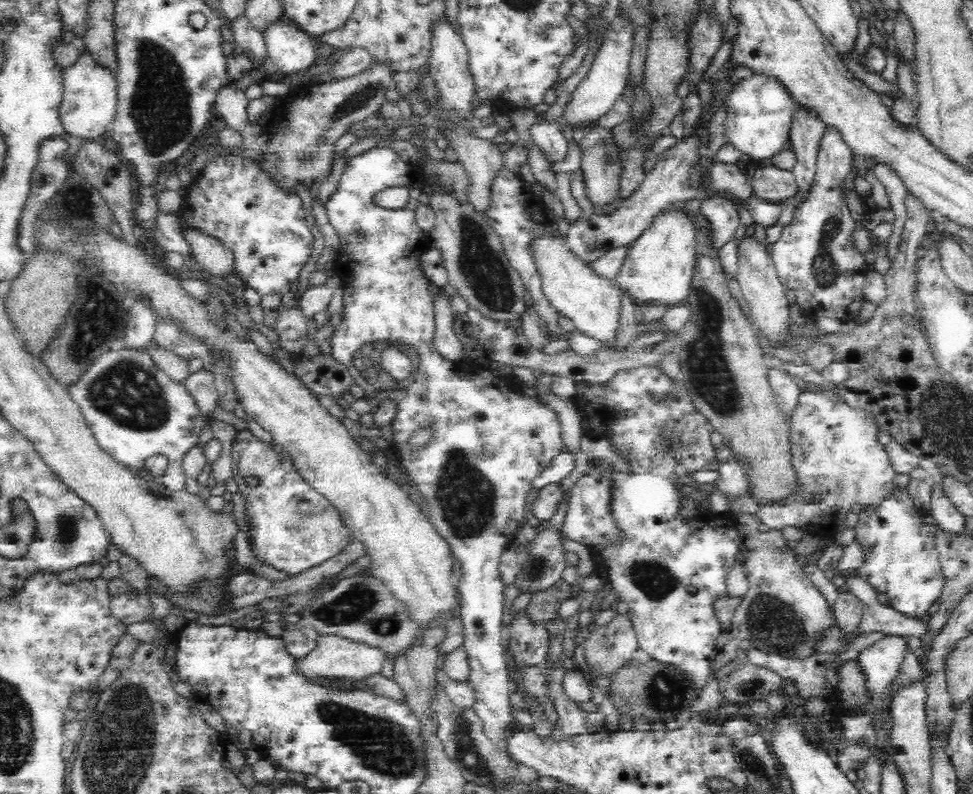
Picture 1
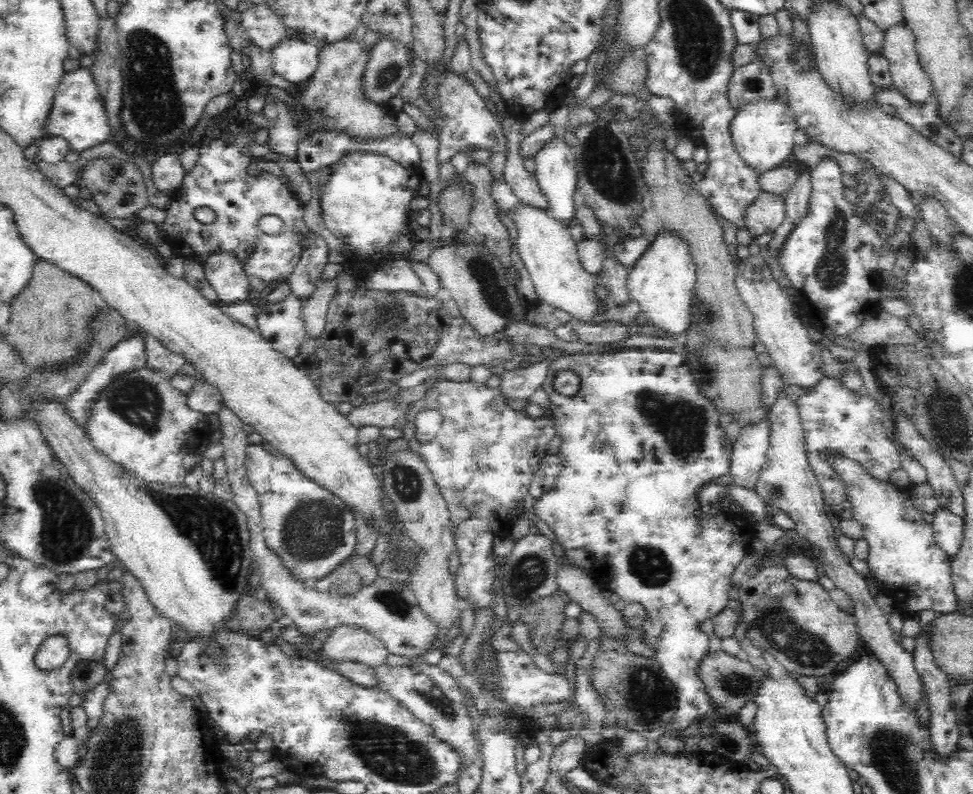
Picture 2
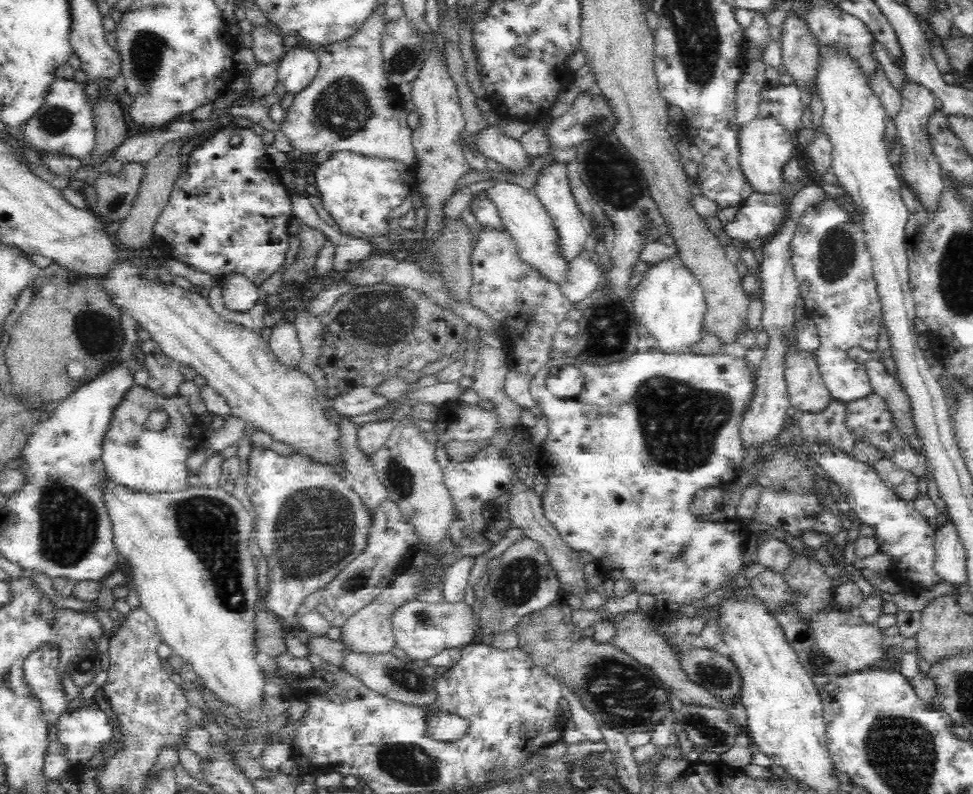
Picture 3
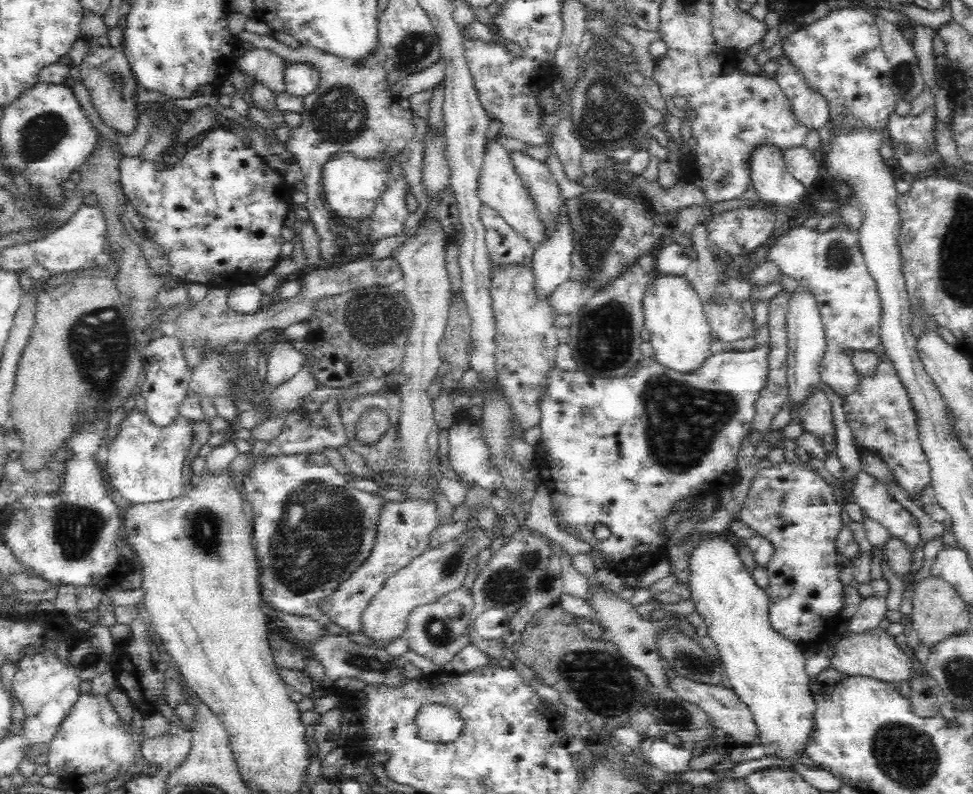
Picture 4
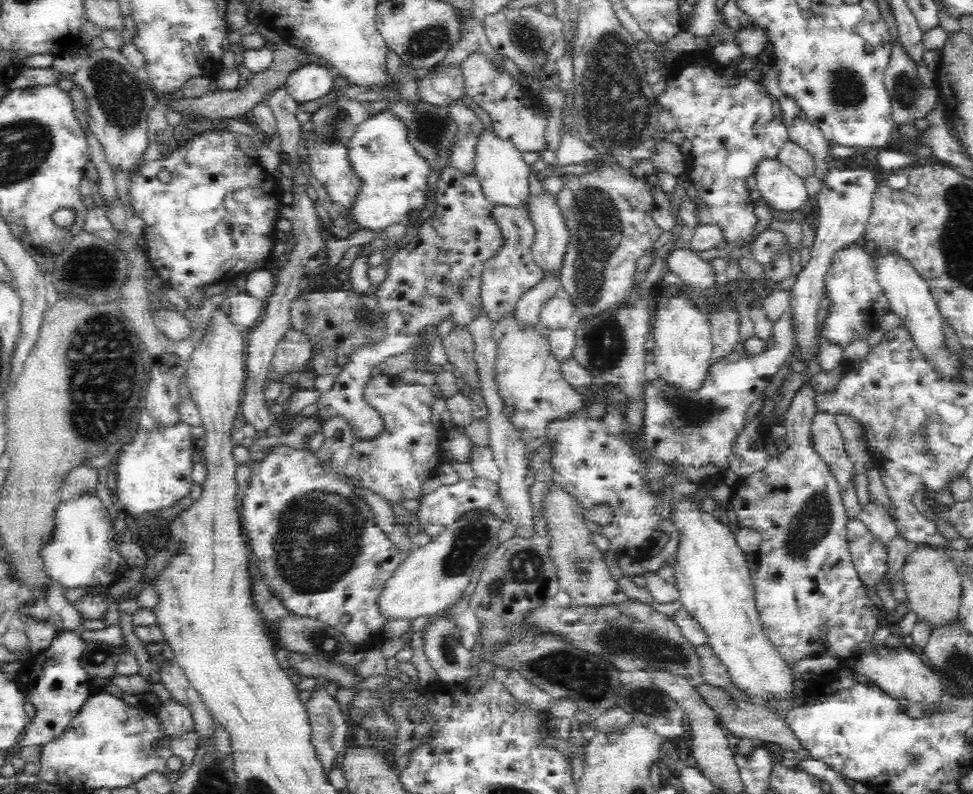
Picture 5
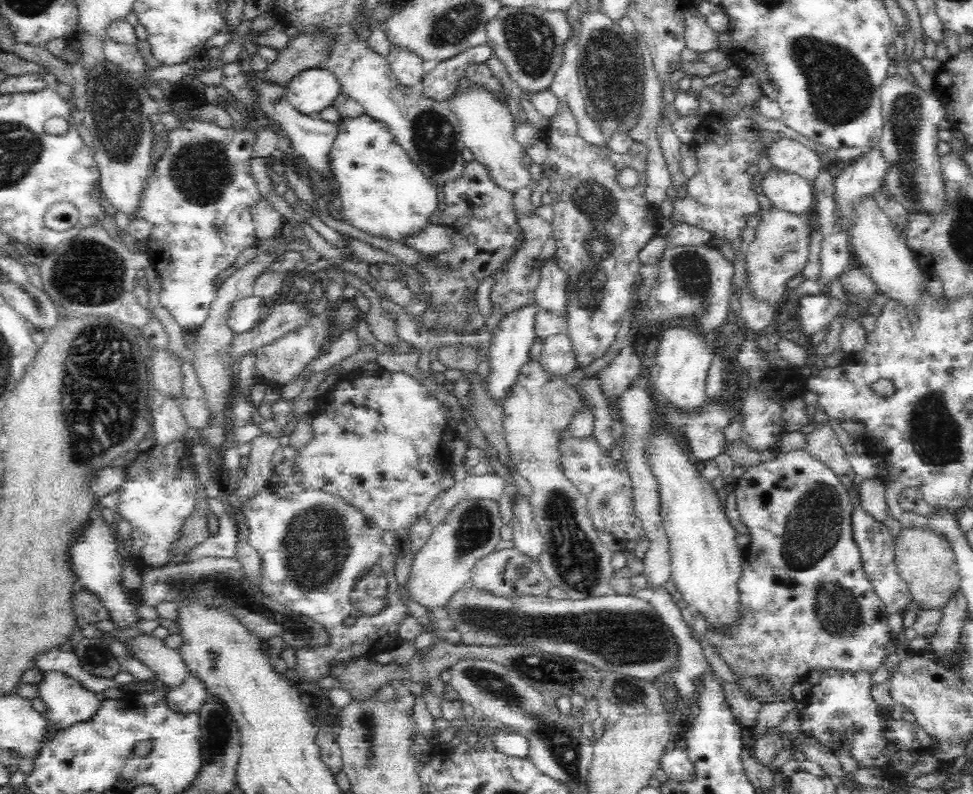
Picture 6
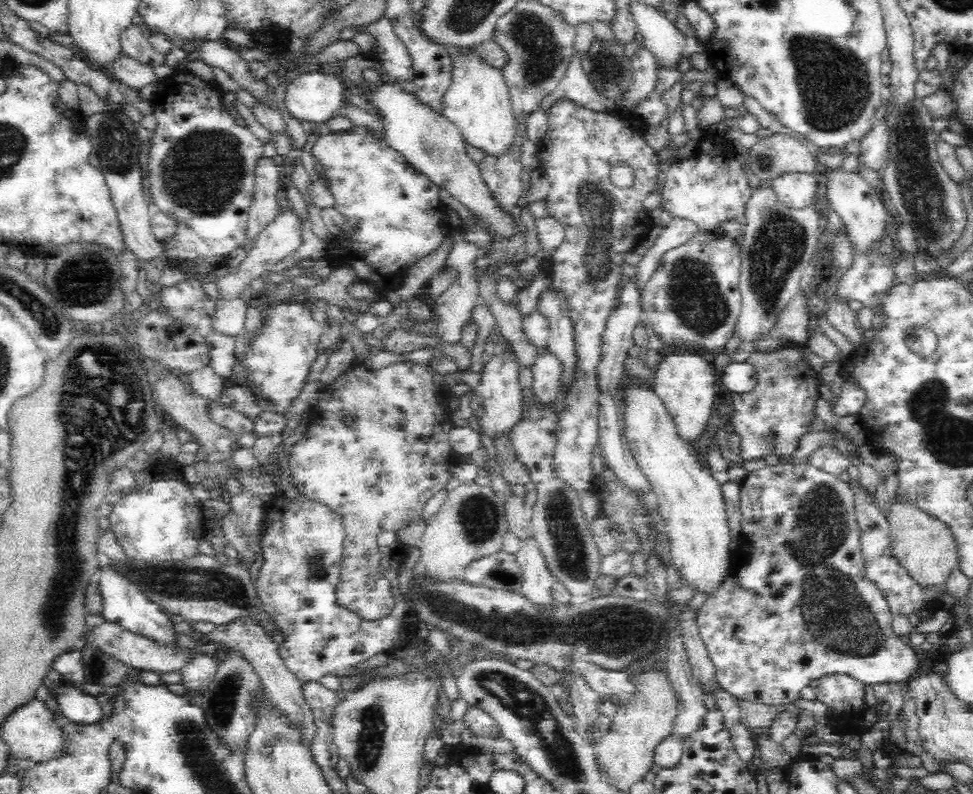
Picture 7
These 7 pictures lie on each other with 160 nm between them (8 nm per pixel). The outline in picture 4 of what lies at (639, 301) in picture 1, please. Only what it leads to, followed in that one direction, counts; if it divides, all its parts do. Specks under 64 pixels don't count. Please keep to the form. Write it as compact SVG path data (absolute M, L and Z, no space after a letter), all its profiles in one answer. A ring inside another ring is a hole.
M663 275L651 280L643 301L644 328L650 333L652 357L667 370L682 375L692 375L710 358L713 334L698 294L680 277Z

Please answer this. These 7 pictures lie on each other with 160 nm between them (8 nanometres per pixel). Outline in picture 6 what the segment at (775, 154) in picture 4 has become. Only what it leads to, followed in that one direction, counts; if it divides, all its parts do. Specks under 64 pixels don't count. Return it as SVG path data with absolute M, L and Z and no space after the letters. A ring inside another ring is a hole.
M770 169L760 185L774 207L794 215L806 213L815 202L813 182L794 173Z

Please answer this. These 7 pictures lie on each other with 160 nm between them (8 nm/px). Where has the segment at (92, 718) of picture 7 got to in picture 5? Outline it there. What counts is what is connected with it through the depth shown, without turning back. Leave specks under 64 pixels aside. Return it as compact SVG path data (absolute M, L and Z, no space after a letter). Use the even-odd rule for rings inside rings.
M60 632L54 637L48 650L40 652L31 660L24 662L16 675L15 682L20 687L24 698L32 703L36 714L31 724L21 737L21 744L7 753L7 761L30 745L43 746L59 738L77 713L82 710L84 702L92 694L92 683L87 672L81 667L81 656L86 644L80 633Z

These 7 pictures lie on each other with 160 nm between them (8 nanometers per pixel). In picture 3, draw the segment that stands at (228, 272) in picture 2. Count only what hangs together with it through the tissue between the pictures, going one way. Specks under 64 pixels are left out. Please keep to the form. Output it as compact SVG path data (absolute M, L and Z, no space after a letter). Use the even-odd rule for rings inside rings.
M240 274L223 277L218 280L226 309L232 312L248 312L260 301L259 287Z

